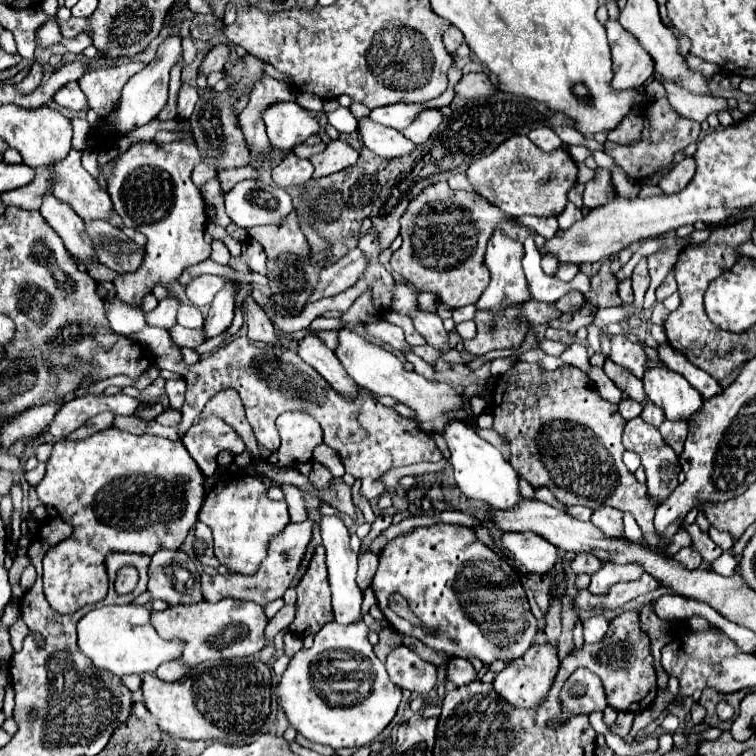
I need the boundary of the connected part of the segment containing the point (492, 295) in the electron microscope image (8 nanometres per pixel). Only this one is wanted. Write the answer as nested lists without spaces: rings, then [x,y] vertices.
[[[495,232],[487,244],[487,254],[485,262],[491,270],[491,282],[487,290],[481,294],[481,300],[477,300],[477,310],[487,310],[491,314],[501,314],[513,304],[523,304],[529,300],[529,290],[527,290],[527,280],[521,268],[521,258],[523,258],[523,244],[509,240],[501,232]]]

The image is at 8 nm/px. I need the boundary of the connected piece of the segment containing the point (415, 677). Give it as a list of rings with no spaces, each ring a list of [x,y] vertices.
[[[397,646],[387,656],[387,672],[393,684],[415,694],[427,694],[437,680],[437,670],[433,664],[421,660],[413,650]]]

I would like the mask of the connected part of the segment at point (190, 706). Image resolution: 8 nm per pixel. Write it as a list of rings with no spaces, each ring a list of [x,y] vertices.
[[[255,656],[237,660],[209,660],[191,668],[187,676],[177,682],[165,682],[155,674],[143,674],[143,702],[157,718],[157,726],[167,734],[177,734],[185,740],[219,740],[227,744],[241,744],[247,736],[261,730],[271,710],[271,670]]]

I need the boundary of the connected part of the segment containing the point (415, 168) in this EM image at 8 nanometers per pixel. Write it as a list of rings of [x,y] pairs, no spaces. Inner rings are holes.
[[[497,92],[495,96],[471,100],[459,110],[453,110],[451,116],[445,116],[439,128],[423,144],[423,152],[417,156],[419,162],[407,168],[405,172],[401,172],[395,180],[385,182],[377,202],[373,204],[371,220],[379,232],[381,252],[389,248],[395,236],[399,234],[399,228],[401,228],[399,220],[405,214],[409,202],[417,198],[419,192],[423,192],[431,184],[449,180],[449,176],[453,174],[465,172],[475,160],[491,154],[507,138],[517,136],[517,134],[527,134],[533,128],[541,128],[541,126],[549,126],[549,128],[573,126],[573,120],[565,116],[563,112],[549,110],[543,102],[537,102],[525,96],[517,96],[517,94],[507,94],[507,92]]]

